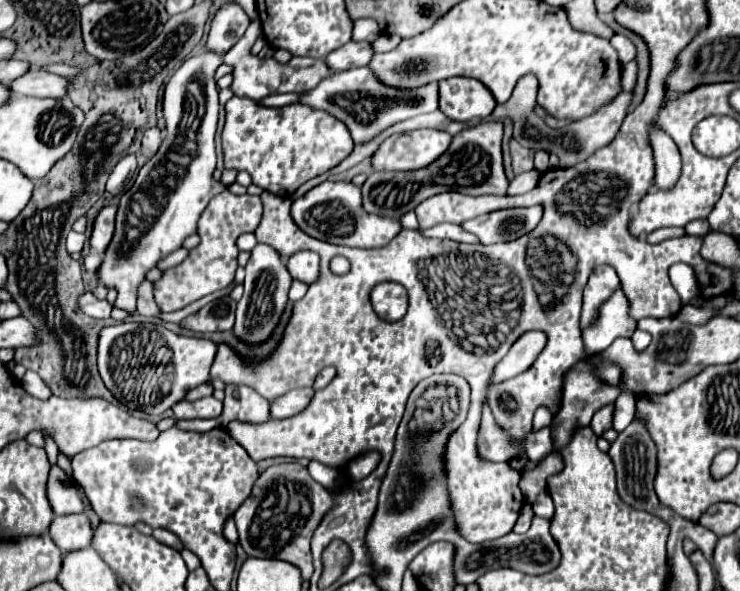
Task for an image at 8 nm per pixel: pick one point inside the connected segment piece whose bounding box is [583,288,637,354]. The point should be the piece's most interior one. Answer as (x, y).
(613, 321)

